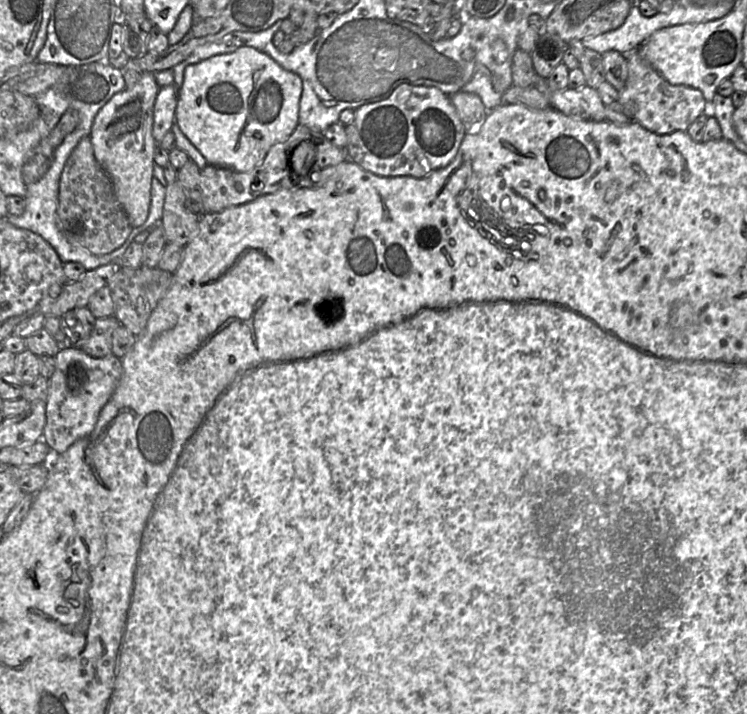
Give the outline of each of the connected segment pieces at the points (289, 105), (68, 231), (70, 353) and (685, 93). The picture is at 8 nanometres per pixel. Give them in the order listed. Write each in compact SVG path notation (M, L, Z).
M241 46L232 53L214 55L186 67L178 93L176 118L180 130L208 164L248 172L264 161L273 145L286 141L296 129L302 89L299 75L285 70L266 53Z
M90 136L83 137L70 154L60 179L57 208L58 226L72 243L84 247L94 255L105 255L119 248L129 237L133 227L118 201L109 175L97 162Z
M62 345L55 357L56 370L49 380L46 424L42 440L54 454L62 454L73 443L94 430L101 411L111 399L122 377L123 364L121 359L113 354L94 358L72 345Z
M638 49L628 53L626 57L628 61L628 77L624 88L618 91L619 98L616 102L623 106L623 111L630 118L631 123L638 123L656 134L670 134L676 131L686 131L697 117L709 112L710 105L699 89L670 84L641 57Z

